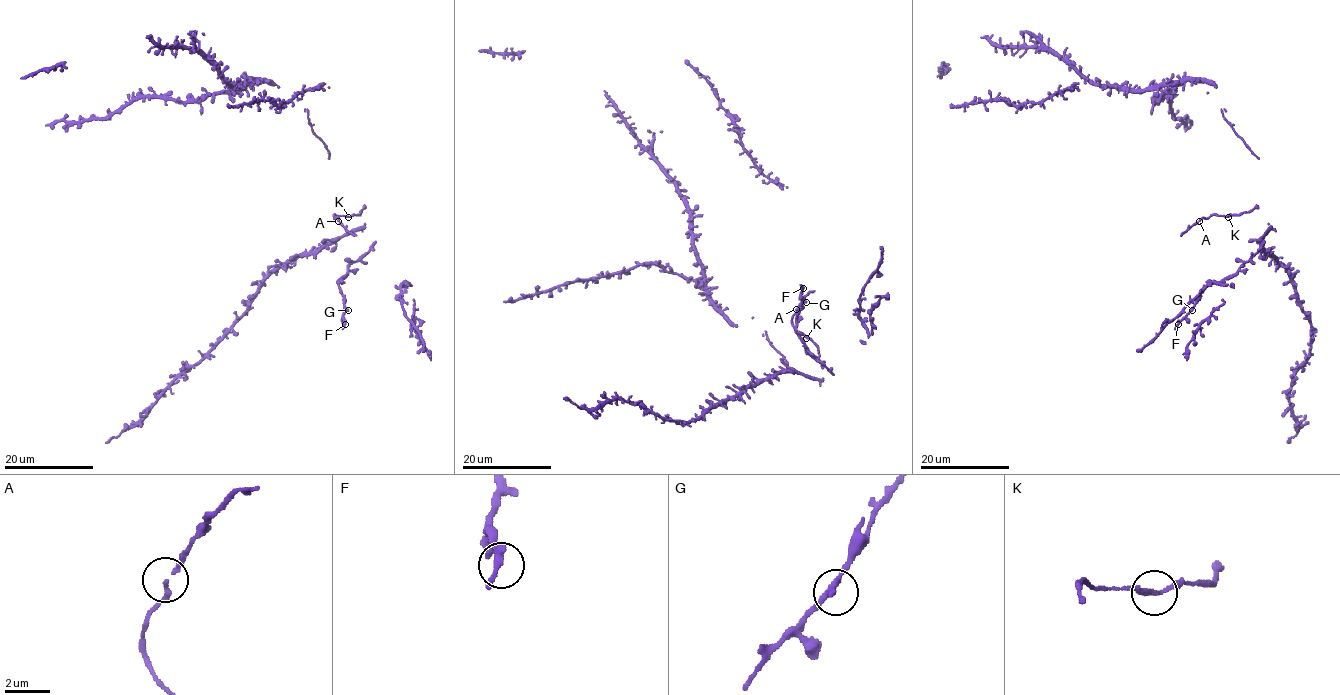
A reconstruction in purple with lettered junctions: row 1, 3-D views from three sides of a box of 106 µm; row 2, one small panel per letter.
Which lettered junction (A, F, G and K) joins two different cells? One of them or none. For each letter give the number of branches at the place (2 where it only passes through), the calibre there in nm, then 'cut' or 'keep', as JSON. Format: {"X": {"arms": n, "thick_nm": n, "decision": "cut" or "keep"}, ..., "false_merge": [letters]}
{"A": {"arms": 2, "thick_nm": 170, "decision": "keep"}, "F": {"arms": 2, "thick_nm": 240, "decision": "keep"}, "G": {"arms": 2, "thick_nm": 280, "decision": "keep"}, "K": {"arms": 2, "thick_nm": 200, "decision": "keep"}, "false_merge": []}

